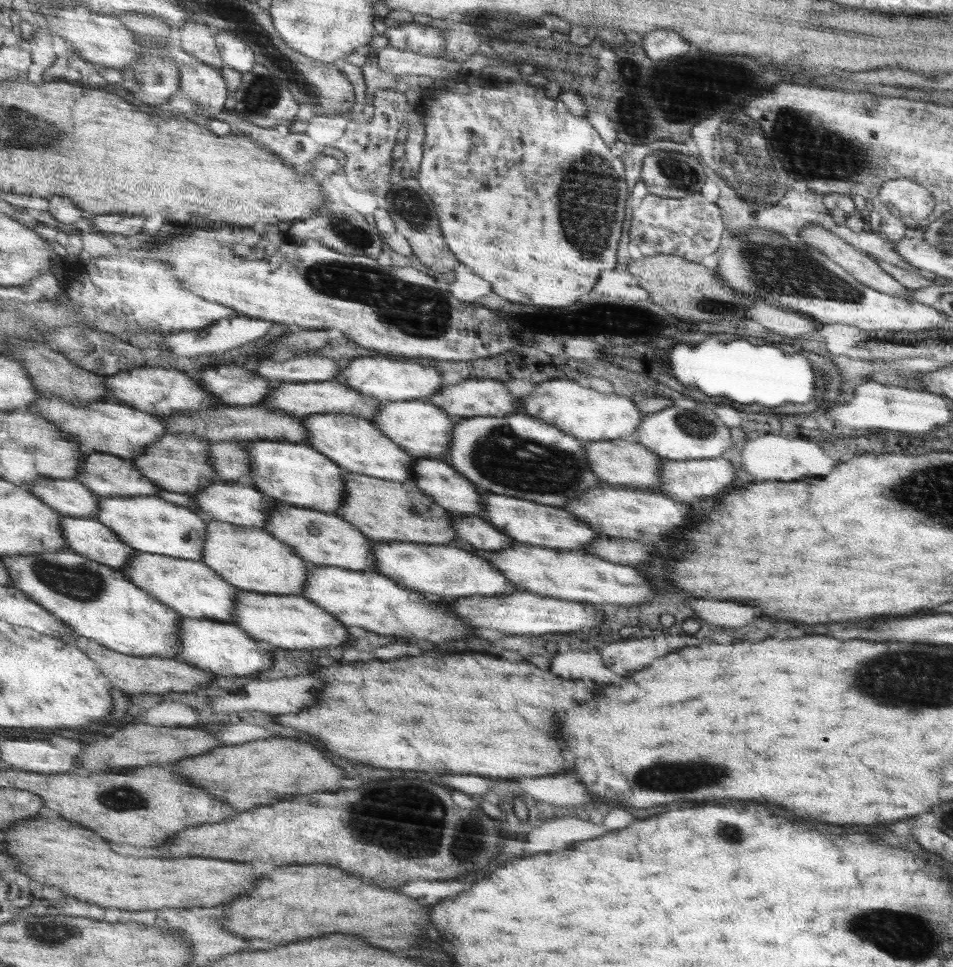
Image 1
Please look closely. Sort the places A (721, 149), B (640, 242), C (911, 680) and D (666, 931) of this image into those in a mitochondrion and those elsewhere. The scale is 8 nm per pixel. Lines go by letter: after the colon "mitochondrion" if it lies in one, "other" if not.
A: mitochondrion
B: other
C: mitochondrion
D: other

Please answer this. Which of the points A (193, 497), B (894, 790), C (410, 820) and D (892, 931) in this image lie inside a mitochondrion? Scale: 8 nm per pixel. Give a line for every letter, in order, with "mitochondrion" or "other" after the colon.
A: other
B: other
C: mitochondrion
D: mitochondrion

